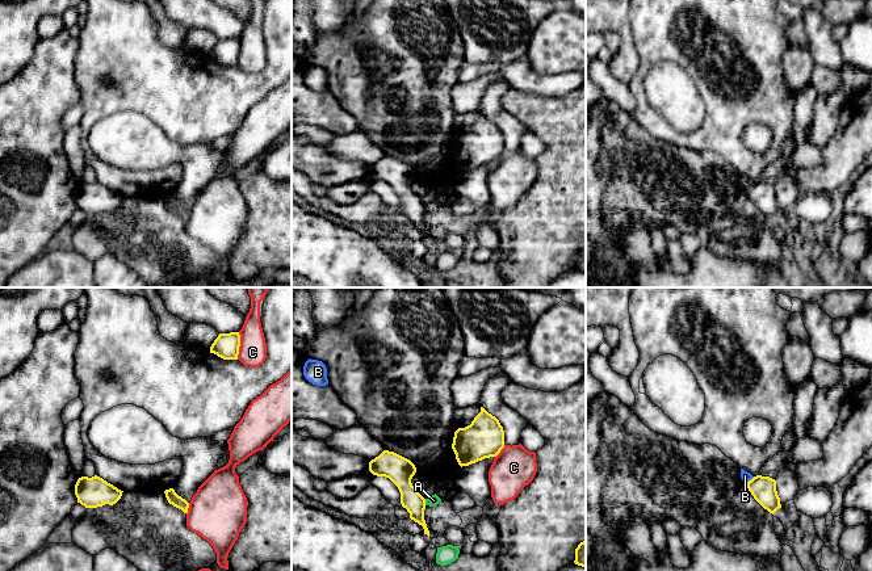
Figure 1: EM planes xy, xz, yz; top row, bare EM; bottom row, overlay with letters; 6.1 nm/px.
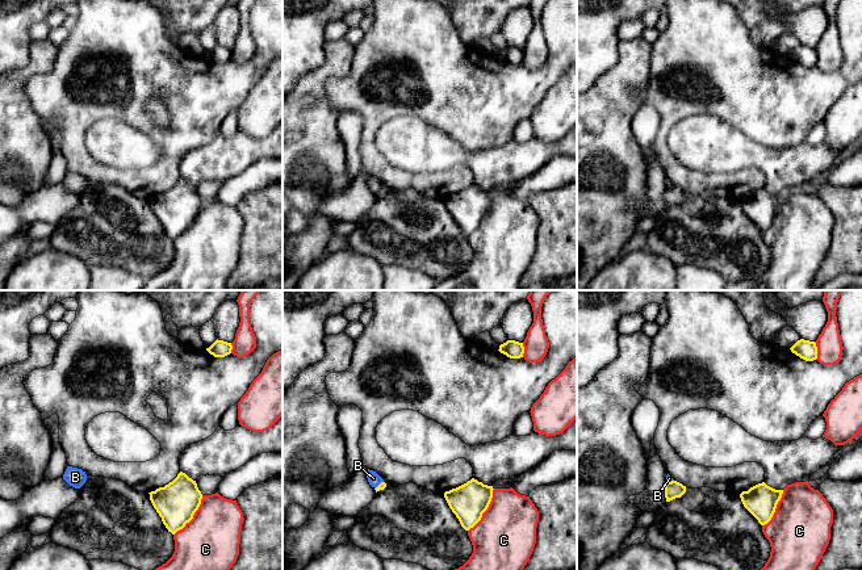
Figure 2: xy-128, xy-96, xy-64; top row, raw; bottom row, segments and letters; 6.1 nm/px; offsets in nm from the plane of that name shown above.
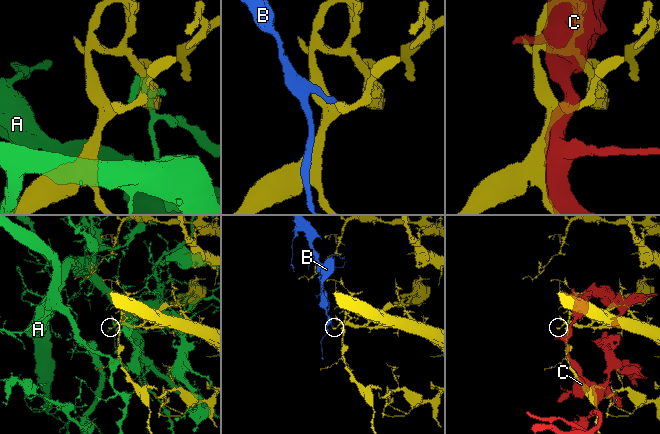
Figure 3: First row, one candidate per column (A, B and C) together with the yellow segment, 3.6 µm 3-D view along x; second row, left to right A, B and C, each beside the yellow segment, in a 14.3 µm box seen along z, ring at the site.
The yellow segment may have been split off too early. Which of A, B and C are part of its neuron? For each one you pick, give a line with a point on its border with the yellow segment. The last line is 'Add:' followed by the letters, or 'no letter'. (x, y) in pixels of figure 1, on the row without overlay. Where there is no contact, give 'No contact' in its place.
Add: no letter

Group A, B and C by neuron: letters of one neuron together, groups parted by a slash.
A / B / C

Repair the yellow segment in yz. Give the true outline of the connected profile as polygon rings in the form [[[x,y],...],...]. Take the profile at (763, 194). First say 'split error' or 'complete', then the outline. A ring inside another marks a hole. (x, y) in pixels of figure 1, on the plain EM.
complete | [[[756,181],[746,190],[754,205],[770,219],[774,221],[779,214],[781,214],[775,185]]]

